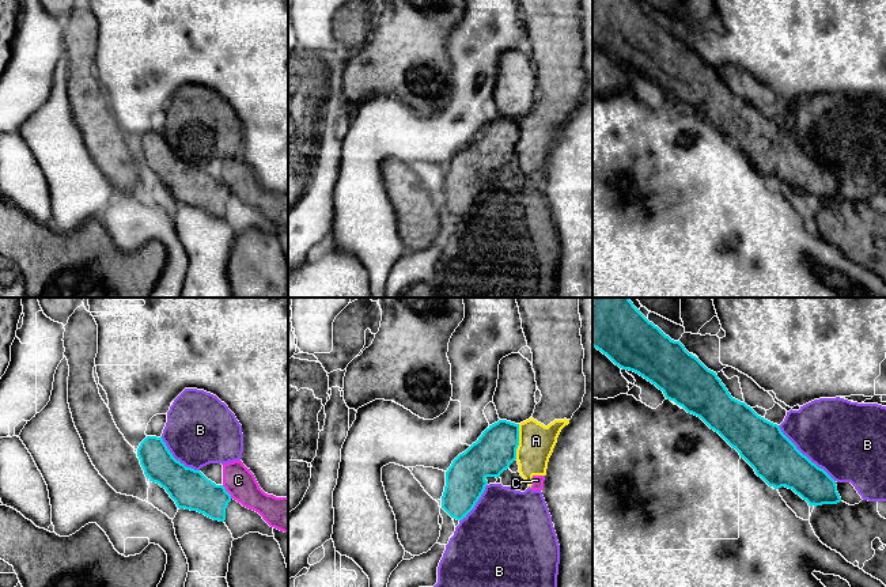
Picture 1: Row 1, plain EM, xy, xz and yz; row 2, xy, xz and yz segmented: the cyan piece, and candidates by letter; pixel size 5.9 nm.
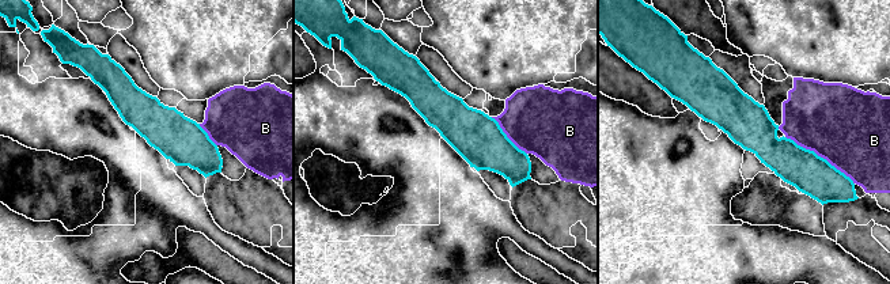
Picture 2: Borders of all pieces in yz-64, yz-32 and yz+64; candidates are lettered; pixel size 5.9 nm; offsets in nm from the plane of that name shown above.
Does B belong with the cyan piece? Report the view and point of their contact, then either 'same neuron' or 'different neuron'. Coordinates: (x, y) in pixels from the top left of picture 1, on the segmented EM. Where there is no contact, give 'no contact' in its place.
yz (805, 455) | different neuron

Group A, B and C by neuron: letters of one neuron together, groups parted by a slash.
A C / B

